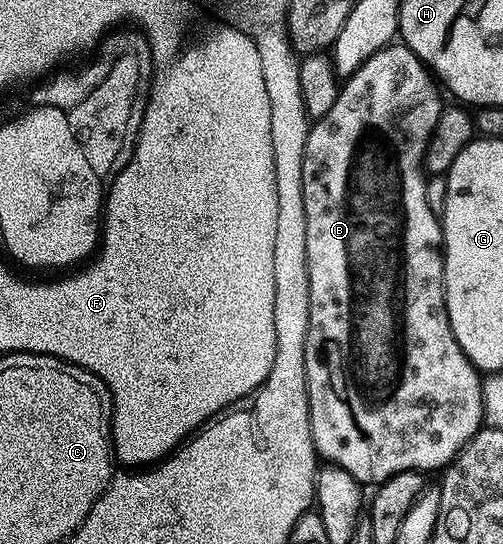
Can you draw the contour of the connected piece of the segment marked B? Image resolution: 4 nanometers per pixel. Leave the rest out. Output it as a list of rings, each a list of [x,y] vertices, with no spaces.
[[[393,41],[388,46],[375,52],[373,56],[367,58],[367,61],[363,61],[353,75],[350,75],[341,83],[341,91],[337,94],[335,105],[331,105],[330,111],[323,113],[323,117],[310,126],[307,133],[307,145],[303,149],[301,180],[303,181],[303,209],[307,213],[307,269],[309,270],[309,292],[311,293],[309,328],[307,329],[307,341],[305,342],[305,364],[307,365],[307,381],[309,382],[309,424],[313,434],[313,446],[316,447],[318,456],[326,464],[342,467],[347,473],[351,473],[351,477],[355,477],[357,482],[362,485],[368,485],[368,483],[379,485],[383,480],[395,477],[395,473],[403,473],[404,471],[430,473],[429,471],[438,470],[437,472],[440,472],[452,463],[454,457],[469,444],[471,437],[475,437],[475,433],[480,431],[485,423],[485,406],[483,405],[483,393],[481,392],[483,375],[482,372],[478,371],[474,363],[465,356],[459,341],[455,341],[455,333],[451,329],[451,321],[447,313],[447,305],[445,304],[445,252],[441,242],[441,220],[435,207],[429,204],[429,195],[425,192],[425,179],[427,179],[426,172],[423,170],[425,151],[428,149],[432,133],[436,129],[436,123],[439,121],[443,110],[441,95],[437,92],[437,87],[439,88],[438,80],[431,74],[430,68],[422,63],[421,58],[411,48],[406,47],[404,43]]]

